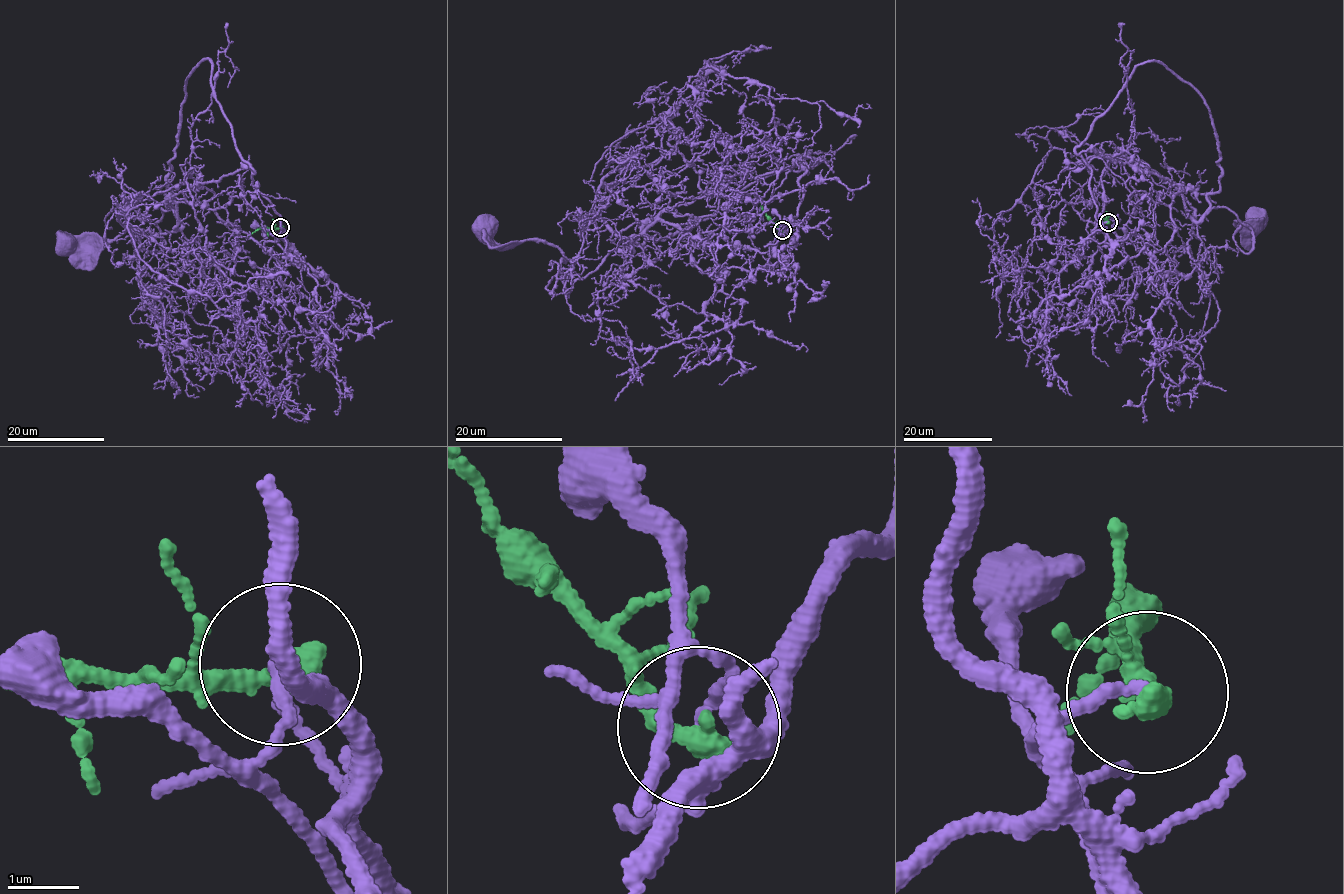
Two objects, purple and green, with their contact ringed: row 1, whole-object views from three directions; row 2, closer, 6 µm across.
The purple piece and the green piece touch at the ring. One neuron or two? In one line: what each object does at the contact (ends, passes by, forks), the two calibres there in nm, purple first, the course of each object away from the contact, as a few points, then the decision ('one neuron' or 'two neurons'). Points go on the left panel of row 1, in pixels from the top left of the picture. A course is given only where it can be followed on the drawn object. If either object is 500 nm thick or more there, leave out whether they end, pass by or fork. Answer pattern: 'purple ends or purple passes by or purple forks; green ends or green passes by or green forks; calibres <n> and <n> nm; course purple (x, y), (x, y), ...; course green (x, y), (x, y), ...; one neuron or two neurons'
purple ends; green ends; calibres 160 and 400 nm; course purple (280, 227), (287, 244), (263, 247), (178, 203), (181, 227), (162, 209), (156, 253), (130, 228), (64, 242); course green (280, 227), (260, 229), (248, 236); two neurons

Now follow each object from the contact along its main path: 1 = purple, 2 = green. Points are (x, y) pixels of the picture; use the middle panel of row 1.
1: (781, 231), (713, 273), (658, 220), (566, 294), (561, 251), (483, 229)
2: (781, 231), (757, 202)

